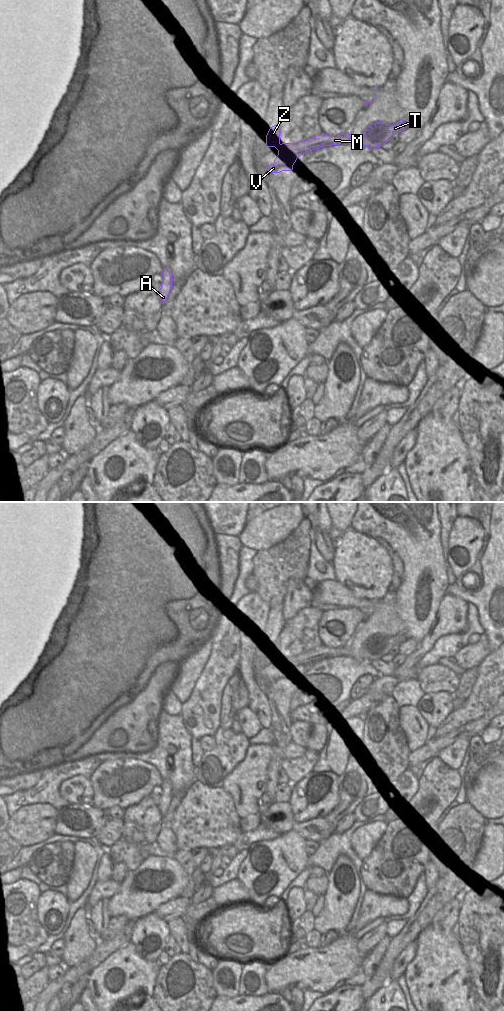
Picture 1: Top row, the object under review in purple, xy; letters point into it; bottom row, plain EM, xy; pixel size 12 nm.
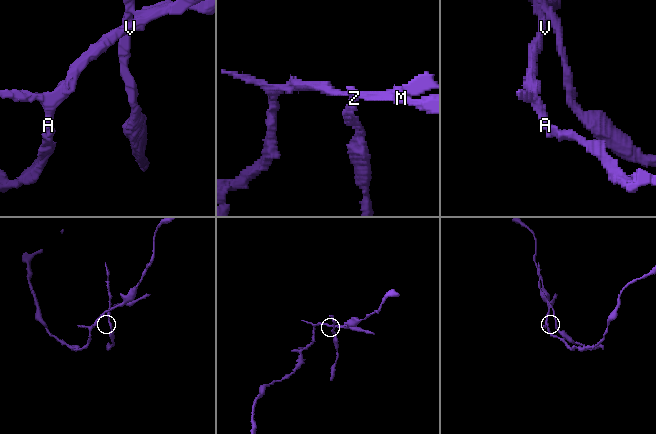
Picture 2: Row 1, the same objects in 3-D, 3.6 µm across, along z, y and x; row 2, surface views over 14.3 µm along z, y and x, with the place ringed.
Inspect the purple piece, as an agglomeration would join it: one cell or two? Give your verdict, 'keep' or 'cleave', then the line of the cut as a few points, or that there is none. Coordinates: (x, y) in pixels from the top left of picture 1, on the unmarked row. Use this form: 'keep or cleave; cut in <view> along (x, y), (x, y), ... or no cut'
cleave; cut in xy along (280, 656), (276, 660)

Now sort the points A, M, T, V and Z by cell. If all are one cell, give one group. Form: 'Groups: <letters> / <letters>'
Groups: A M T V / Z

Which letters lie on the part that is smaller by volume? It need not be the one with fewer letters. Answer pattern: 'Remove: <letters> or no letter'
Remove: Z

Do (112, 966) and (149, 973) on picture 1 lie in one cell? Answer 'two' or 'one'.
one

